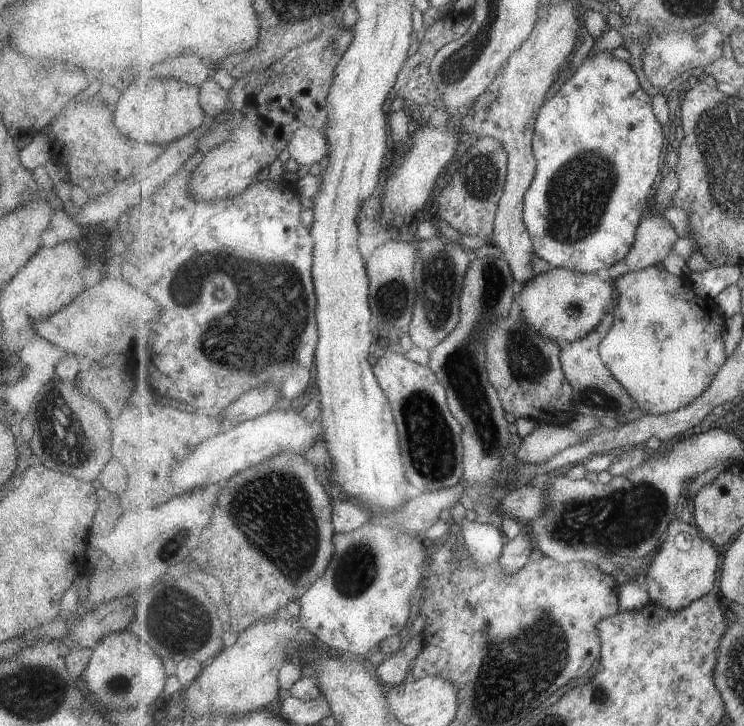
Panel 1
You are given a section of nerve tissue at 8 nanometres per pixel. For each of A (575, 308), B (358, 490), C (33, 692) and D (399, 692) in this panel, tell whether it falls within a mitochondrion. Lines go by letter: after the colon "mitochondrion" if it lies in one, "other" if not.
A: other
B: other
C: mitochondrion
D: other

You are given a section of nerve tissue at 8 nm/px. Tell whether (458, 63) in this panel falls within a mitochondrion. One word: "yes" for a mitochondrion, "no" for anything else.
yes

